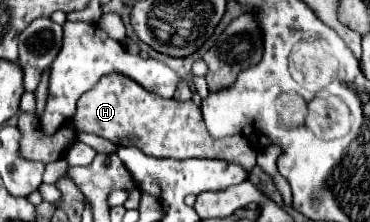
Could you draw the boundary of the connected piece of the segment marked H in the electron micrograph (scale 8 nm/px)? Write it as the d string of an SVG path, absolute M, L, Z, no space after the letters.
M105 75L101 81L93 87L93 91L87 91L77 101L77 113L73 117L73 123L79 131L93 133L99 137L109 139L115 145L135 145L145 155L151 157L171 157L171 159L185 159L185 157L209 157L209 159L227 159L233 163L241 163L247 171L255 165L255 149L243 135L229 135L229 139L213 139L205 127L205 121L201 119L201 107L193 101L177 101L177 99L163 99L159 95L153 95L151 91L145 91L137 81L129 79L127 75Z

